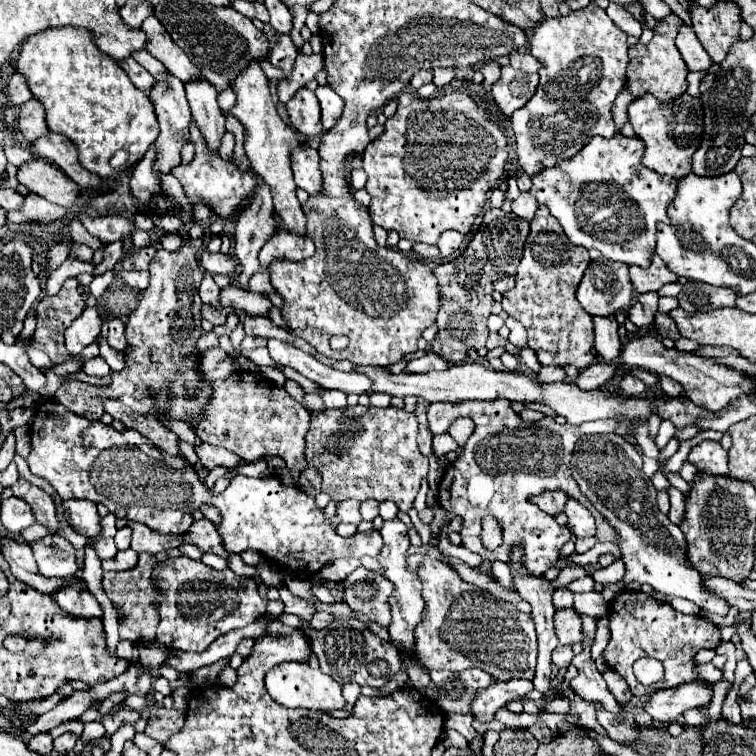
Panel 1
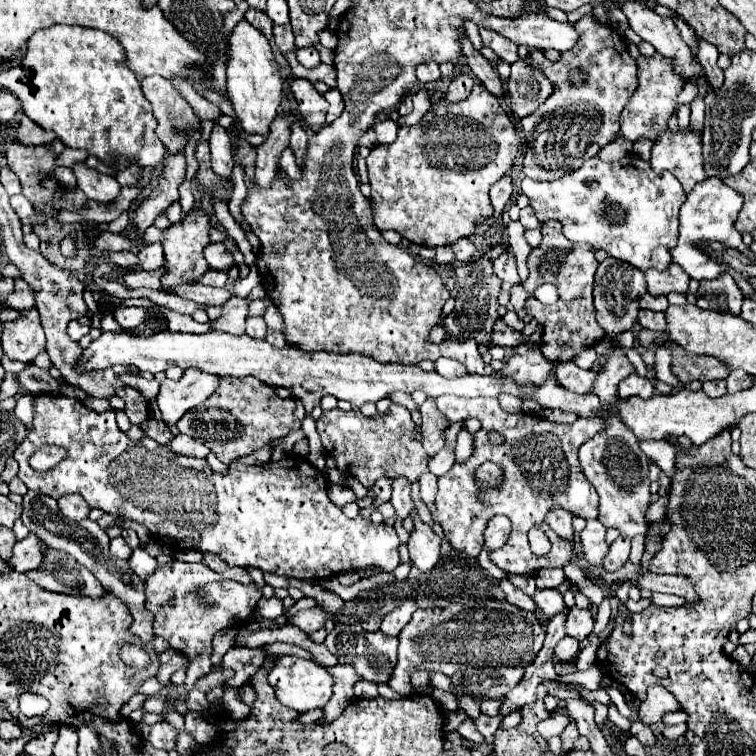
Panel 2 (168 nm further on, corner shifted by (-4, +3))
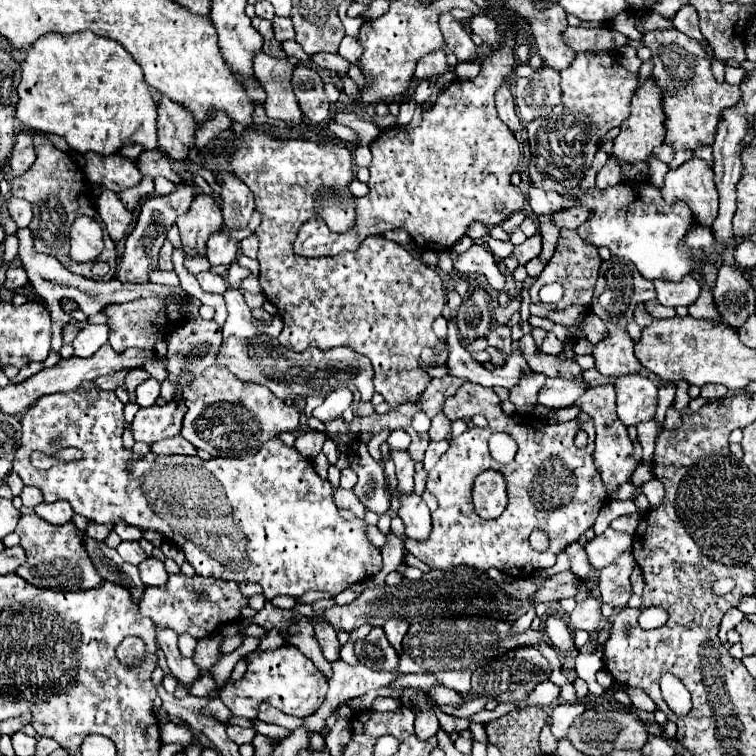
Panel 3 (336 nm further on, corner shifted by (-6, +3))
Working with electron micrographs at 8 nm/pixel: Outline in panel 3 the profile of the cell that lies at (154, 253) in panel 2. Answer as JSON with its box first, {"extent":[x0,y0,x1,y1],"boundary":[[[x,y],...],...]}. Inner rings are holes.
{"extent":[160,241,174,271],"boundary":[[[166,241],[164,247],[162,247],[162,251],[160,251],[160,269],[162,269],[162,271],[172,271],[172,269],[174,269],[174,267],[172,267],[172,251],[174,251],[172,243]]]}

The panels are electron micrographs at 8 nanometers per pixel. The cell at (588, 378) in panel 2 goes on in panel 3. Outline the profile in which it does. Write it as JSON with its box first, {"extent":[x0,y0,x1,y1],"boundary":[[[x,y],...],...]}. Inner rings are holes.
{"extent":[536,377,584,409],"boundary":[[[554,377],[554,379],[546,379],[542,389],[538,391],[536,405],[544,405],[544,407],[552,407],[552,409],[570,407],[576,403],[576,399],[580,395],[584,395],[582,383]]]}

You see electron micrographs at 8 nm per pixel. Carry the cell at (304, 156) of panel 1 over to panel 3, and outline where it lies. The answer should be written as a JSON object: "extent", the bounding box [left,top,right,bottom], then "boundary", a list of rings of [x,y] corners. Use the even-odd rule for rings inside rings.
{"extent":[254,53,302,127],"boundary":[[[260,53],[254,59],[254,75],[260,79],[260,85],[266,91],[268,117],[288,121],[292,127],[296,127],[302,121],[302,111],[290,85],[292,71],[294,65],[288,59],[274,59],[266,53]]]}

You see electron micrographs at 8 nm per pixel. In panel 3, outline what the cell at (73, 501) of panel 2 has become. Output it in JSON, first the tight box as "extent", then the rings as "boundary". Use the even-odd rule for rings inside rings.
{"extent":[34,501,74,525],"boundary":[[[66,501],[40,503],[40,505],[34,507],[34,511],[36,511],[36,515],[38,515],[40,519],[44,519],[44,521],[50,523],[50,525],[64,525],[64,523],[68,523],[68,521],[72,519],[72,515],[74,515],[70,503],[66,503]]]}

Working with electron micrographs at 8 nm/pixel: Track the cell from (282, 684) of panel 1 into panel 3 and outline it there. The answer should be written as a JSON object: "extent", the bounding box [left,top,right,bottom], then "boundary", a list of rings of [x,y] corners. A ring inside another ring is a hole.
{"extent":[220,645,328,719],"boundary":[[[284,645],[274,651],[254,651],[246,655],[246,673],[240,681],[228,681],[220,689],[220,701],[232,711],[236,717],[258,717],[258,707],[268,703],[280,709],[286,715],[294,715],[306,719],[316,713],[322,705],[328,691],[328,681],[314,667],[314,663],[300,653],[294,645]]]}

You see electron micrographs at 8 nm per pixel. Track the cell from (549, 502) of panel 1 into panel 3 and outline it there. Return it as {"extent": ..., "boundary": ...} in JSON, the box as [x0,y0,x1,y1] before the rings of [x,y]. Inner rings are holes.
{"extent":[566,541,592,579],"boundary":[[[574,541],[574,543],[570,543],[570,545],[566,547],[566,553],[568,553],[568,557],[570,557],[570,571],[574,571],[580,579],[582,579],[582,577],[588,579],[592,567],[590,567],[590,563],[588,563],[588,555],[586,555],[584,547],[582,547],[578,541]]]}

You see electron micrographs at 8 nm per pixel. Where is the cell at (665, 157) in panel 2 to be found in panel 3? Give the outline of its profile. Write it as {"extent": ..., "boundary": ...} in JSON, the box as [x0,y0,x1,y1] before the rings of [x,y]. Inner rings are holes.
{"extent":[662,159,718,227],"boundary":[[[690,159],[676,171],[668,171],[662,195],[666,203],[684,201],[704,227],[710,227],[718,215],[714,173],[702,159]]]}

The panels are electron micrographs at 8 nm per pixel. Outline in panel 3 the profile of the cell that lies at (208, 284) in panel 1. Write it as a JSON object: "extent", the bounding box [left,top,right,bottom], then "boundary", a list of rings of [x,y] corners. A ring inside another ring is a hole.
{"extent":[196,271,228,293],"boundary":[[[210,271],[198,273],[196,279],[198,279],[200,287],[202,287],[206,293],[224,293],[224,291],[228,289],[224,277],[222,277],[222,275],[216,275],[216,273],[210,273]]]}

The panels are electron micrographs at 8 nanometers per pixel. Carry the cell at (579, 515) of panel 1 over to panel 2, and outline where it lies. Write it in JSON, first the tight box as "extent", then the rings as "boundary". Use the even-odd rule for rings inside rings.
{"extent":[580,519,608,565],"boundary":[[[598,519],[586,521],[586,527],[580,531],[582,553],[584,553],[586,561],[592,565],[600,565],[604,555],[608,553],[608,545],[604,541],[604,535],[606,535],[606,527]]]}

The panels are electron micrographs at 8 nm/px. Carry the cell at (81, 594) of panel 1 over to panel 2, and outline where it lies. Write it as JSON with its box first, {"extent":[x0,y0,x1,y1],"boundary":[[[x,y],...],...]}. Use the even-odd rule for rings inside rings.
{"extent":[26,549,104,597],"boundary":[[[48,549],[44,565],[38,571],[28,571],[26,577],[40,585],[42,589],[80,597],[102,597],[104,589],[98,579],[76,563],[68,553],[58,549]]]}

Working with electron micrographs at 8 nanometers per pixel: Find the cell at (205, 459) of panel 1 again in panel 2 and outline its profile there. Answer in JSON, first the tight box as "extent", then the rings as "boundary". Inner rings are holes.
{"extent":[170,435,210,459],"boundary":[[[176,435],[170,443],[170,449],[180,455],[192,455],[192,457],[202,457],[202,459],[206,459],[210,453],[210,449],[202,441],[190,435]]]}

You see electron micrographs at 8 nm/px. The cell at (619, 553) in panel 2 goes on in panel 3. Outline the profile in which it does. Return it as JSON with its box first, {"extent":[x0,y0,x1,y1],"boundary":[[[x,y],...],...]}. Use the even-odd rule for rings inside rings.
{"extent":[598,551,636,611],"boundary":[[[626,551],[612,565],[600,569],[598,591],[600,591],[602,603],[608,603],[616,611],[626,607],[626,603],[628,603],[628,599],[632,595],[630,573],[632,573],[634,565],[636,563],[632,559],[632,551]]]}

